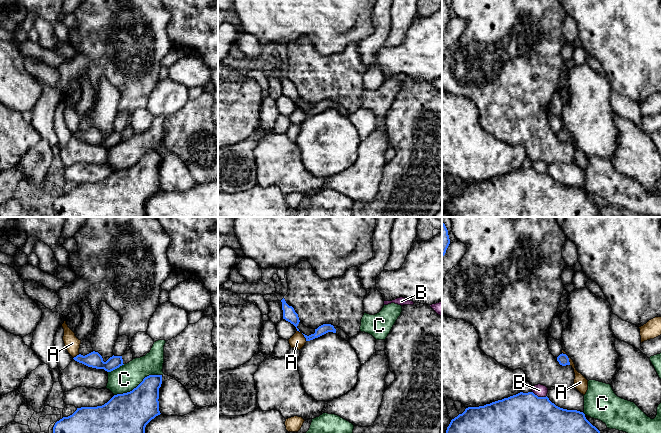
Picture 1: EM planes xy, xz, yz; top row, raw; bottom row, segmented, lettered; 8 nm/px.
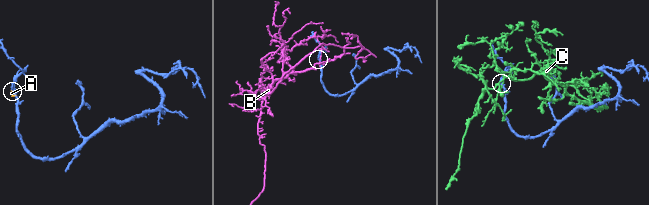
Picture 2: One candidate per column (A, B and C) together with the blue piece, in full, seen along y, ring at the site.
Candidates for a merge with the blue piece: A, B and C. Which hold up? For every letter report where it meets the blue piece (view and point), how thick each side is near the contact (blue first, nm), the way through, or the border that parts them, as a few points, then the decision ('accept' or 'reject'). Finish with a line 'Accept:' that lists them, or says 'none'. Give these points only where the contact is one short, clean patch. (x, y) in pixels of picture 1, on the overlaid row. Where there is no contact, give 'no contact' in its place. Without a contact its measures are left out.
A: yz (568, 358) | 90/110 nm | reject
B: yz (539, 397) | 320/100 nm | reject
C: xy (138, 385) | 320/220 nm | reject
Accept: none

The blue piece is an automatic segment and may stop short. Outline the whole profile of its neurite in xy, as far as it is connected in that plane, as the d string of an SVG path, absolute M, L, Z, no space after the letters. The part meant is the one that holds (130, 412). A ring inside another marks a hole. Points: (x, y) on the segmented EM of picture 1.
M149 375L132 391L114 395L107 403L97 407L81 407L68 417L57 421L53 433L145 433L146 425L160 415L159 388L162 384L162 375Z

